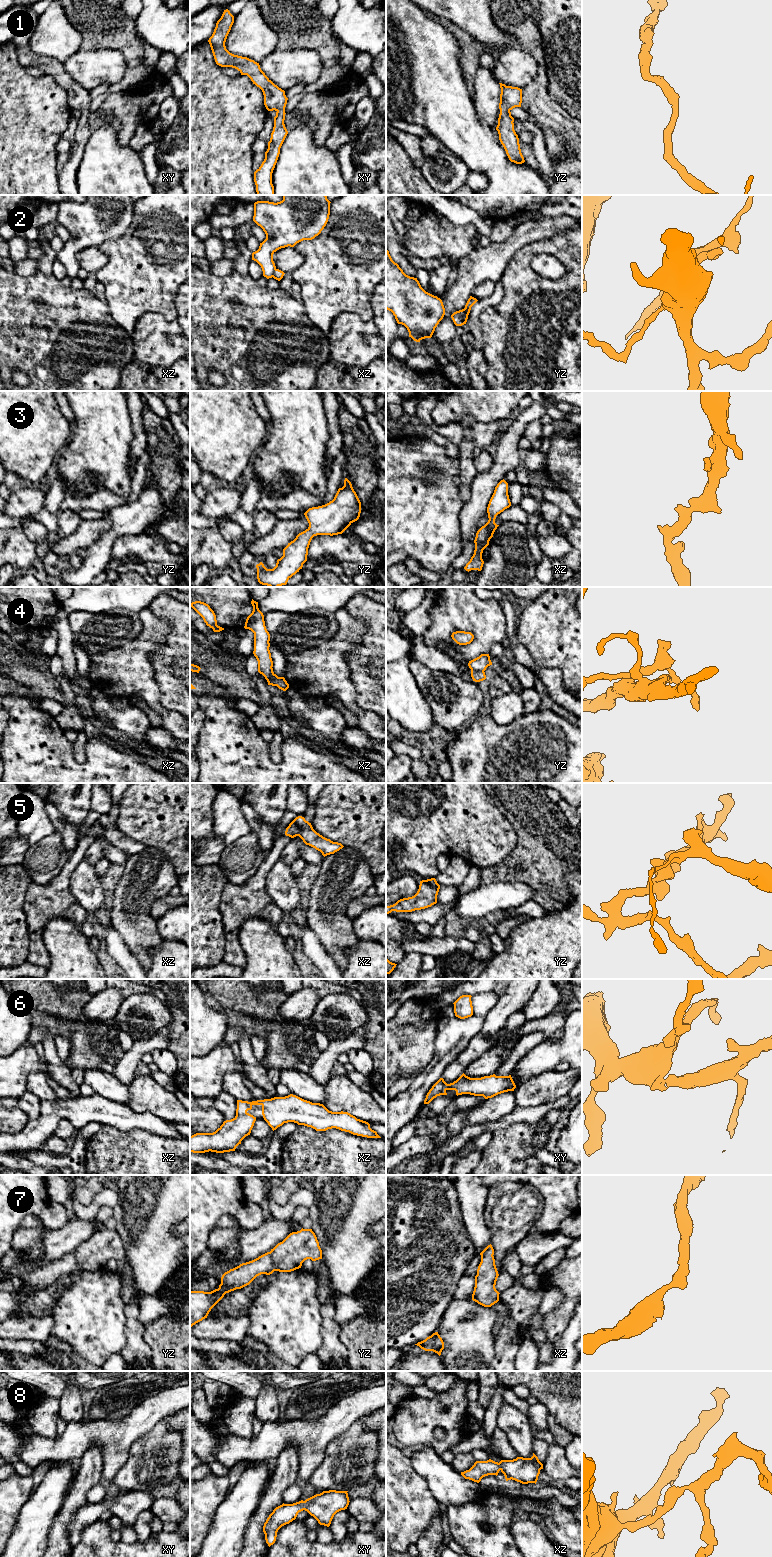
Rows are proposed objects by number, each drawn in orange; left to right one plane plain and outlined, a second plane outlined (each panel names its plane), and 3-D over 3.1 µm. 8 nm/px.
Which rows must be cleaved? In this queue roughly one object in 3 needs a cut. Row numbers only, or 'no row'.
2, 4, 5

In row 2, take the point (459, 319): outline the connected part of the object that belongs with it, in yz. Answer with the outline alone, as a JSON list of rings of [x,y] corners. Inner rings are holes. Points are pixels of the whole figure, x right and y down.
[[[464,309],[454,312],[451,318],[456,326],[462,326],[466,324],[468,317],[464,316]]]

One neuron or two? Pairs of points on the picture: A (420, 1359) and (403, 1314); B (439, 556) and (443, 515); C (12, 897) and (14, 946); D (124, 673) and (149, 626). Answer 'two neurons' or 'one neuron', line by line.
A: two neurons
B: one neuron
C: one neuron
D: one neuron

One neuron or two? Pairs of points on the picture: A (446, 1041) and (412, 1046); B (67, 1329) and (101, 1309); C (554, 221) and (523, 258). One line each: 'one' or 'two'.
A: two
B: one
C: two

